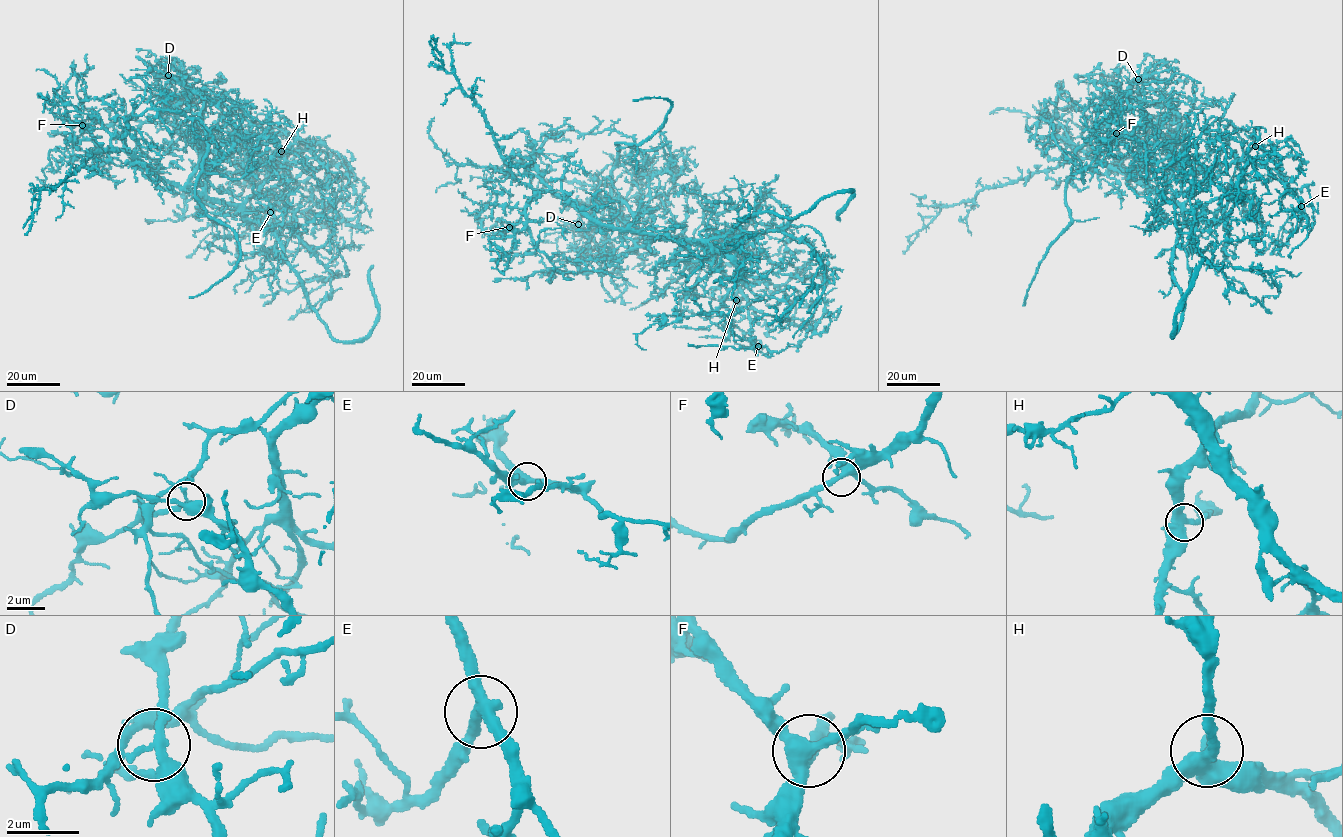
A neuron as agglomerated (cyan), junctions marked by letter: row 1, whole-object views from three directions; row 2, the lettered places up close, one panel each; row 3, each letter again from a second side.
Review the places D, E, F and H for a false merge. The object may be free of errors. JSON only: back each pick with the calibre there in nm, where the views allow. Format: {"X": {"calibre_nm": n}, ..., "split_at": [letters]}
{"D": {"calibre_nm": 240}, "split_at": ["D"]}

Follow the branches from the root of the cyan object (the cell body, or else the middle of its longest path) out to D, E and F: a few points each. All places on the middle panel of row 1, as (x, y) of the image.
D: (633, 230), (629, 226), (634, 221), (631, 209), (620, 200), (598, 198), (596, 207), (581, 216), (578, 224)
E: (633, 230), (700, 242), (707, 248), (747, 300), (751, 334), (758, 346)
F: (633, 230), (591, 219), (548, 192), (538, 191), (521, 218), (509, 227)

